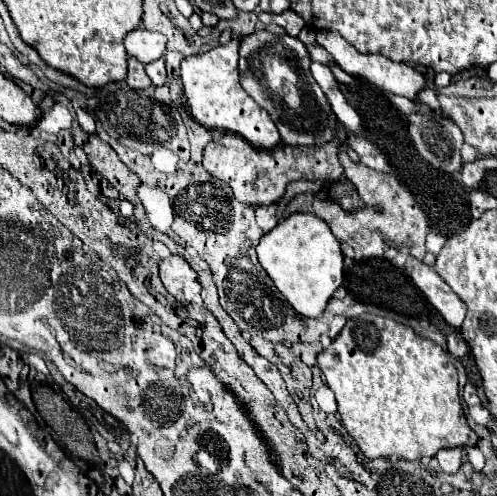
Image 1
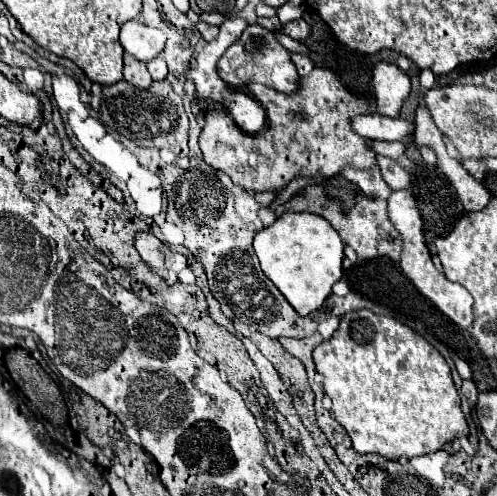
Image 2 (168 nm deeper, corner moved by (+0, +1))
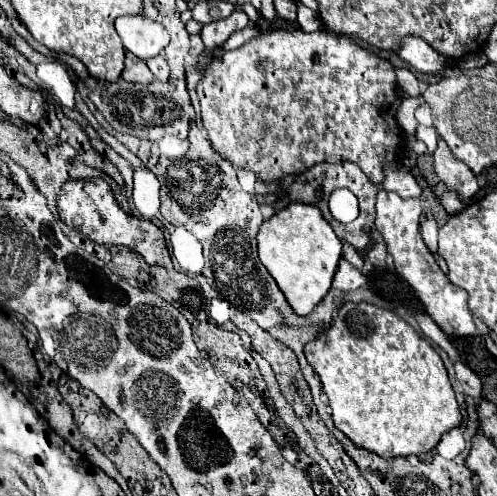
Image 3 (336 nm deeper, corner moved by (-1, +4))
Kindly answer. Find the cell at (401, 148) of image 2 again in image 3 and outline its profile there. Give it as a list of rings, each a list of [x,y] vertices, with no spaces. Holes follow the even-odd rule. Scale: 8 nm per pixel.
[[[439,139],[439,145],[433,153],[433,165],[437,177],[447,185],[447,189],[455,191],[463,201],[477,195],[479,183],[475,175],[469,171],[469,167],[465,167],[465,163],[455,159],[455,155],[449,151],[443,139]]]

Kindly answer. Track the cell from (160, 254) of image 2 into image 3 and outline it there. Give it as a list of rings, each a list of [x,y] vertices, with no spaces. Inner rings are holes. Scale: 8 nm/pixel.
[[[103,179],[67,181],[59,193],[59,213],[67,225],[71,221],[73,227],[79,227],[81,231],[85,231],[93,241],[105,243],[105,245],[125,245],[131,251],[139,253],[149,265],[159,265],[159,267],[171,269],[171,255],[167,251],[163,231],[151,221],[131,217],[129,213],[125,213],[117,205],[109,185]]]

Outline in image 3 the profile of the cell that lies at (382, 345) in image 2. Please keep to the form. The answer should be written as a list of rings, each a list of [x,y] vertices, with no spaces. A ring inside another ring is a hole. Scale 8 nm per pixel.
[[[345,303],[331,327],[313,343],[305,345],[305,357],[323,383],[335,427],[341,429],[357,447],[381,457],[429,453],[449,429],[461,425],[463,417],[439,353],[429,345],[429,341],[419,337],[405,319],[387,309],[369,303]]]

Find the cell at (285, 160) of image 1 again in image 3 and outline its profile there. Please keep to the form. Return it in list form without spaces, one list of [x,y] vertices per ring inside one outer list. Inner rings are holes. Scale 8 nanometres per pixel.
[[[269,31],[263,33],[259,39],[249,41],[247,45],[235,49],[235,51],[227,51],[223,55],[223,59],[213,59],[205,71],[203,77],[197,85],[197,95],[201,101],[201,119],[203,119],[203,127],[207,129],[211,147],[215,153],[219,153],[225,161],[229,161],[231,165],[239,167],[239,169],[247,169],[253,171],[261,181],[271,183],[271,181],[281,181],[287,175],[301,175],[307,169],[311,169],[317,163],[339,163],[339,161],[353,161],[357,163],[365,175],[373,181],[373,183],[381,183],[383,181],[383,155],[385,155],[385,163],[395,161],[397,159],[397,145],[399,145],[399,125],[395,121],[395,111],[399,107],[399,99],[395,95],[395,69],[387,59],[377,57],[373,51],[359,47],[357,43],[353,43],[347,35],[337,35],[337,33],[327,33],[327,31],[315,31],[315,33],[305,33],[305,31]],[[257,63],[261,63],[265,69],[259,71]],[[267,97],[267,99],[265,99]]]

